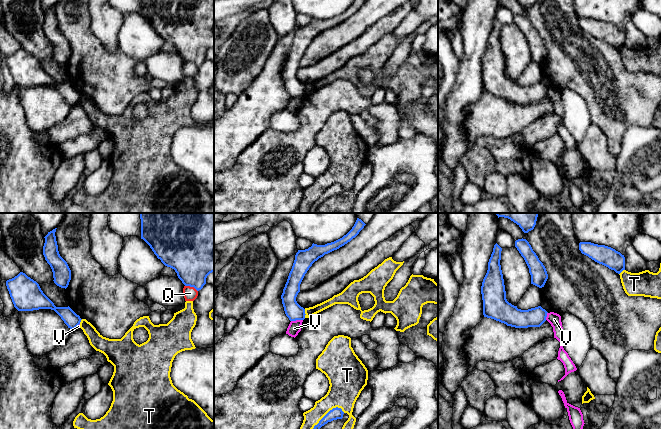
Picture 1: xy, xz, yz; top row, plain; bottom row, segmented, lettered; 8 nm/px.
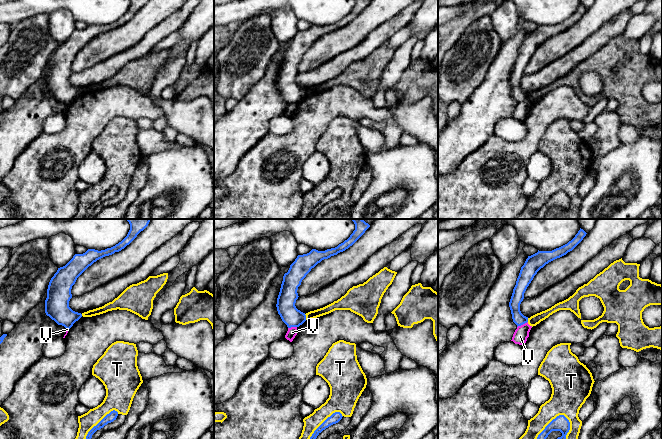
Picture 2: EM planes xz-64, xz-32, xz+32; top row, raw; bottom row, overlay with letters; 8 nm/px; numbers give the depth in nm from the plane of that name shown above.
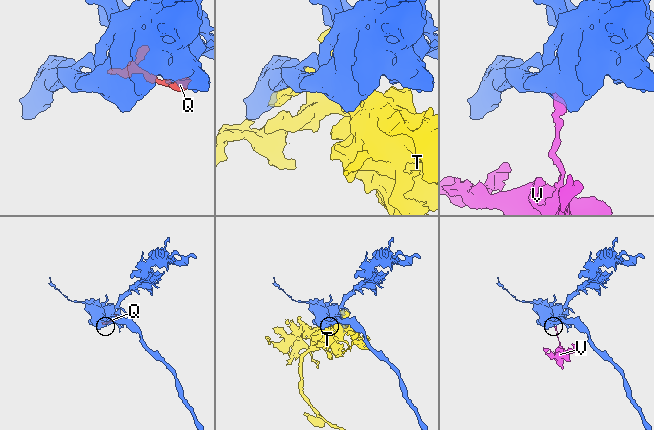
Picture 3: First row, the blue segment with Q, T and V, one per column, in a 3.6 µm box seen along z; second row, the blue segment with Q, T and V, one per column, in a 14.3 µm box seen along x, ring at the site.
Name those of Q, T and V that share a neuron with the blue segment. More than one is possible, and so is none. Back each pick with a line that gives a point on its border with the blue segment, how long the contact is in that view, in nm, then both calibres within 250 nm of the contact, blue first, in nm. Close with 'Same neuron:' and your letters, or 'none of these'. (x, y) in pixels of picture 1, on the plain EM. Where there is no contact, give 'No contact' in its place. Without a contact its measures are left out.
Same neuron: none of these

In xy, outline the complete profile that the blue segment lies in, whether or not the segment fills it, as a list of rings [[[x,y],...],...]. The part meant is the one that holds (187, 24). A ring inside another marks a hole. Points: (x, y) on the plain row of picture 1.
[[[141,0],[141,15],[165,42],[175,46],[185,62],[199,67],[206,60],[207,52],[214,48],[214,0]]]

